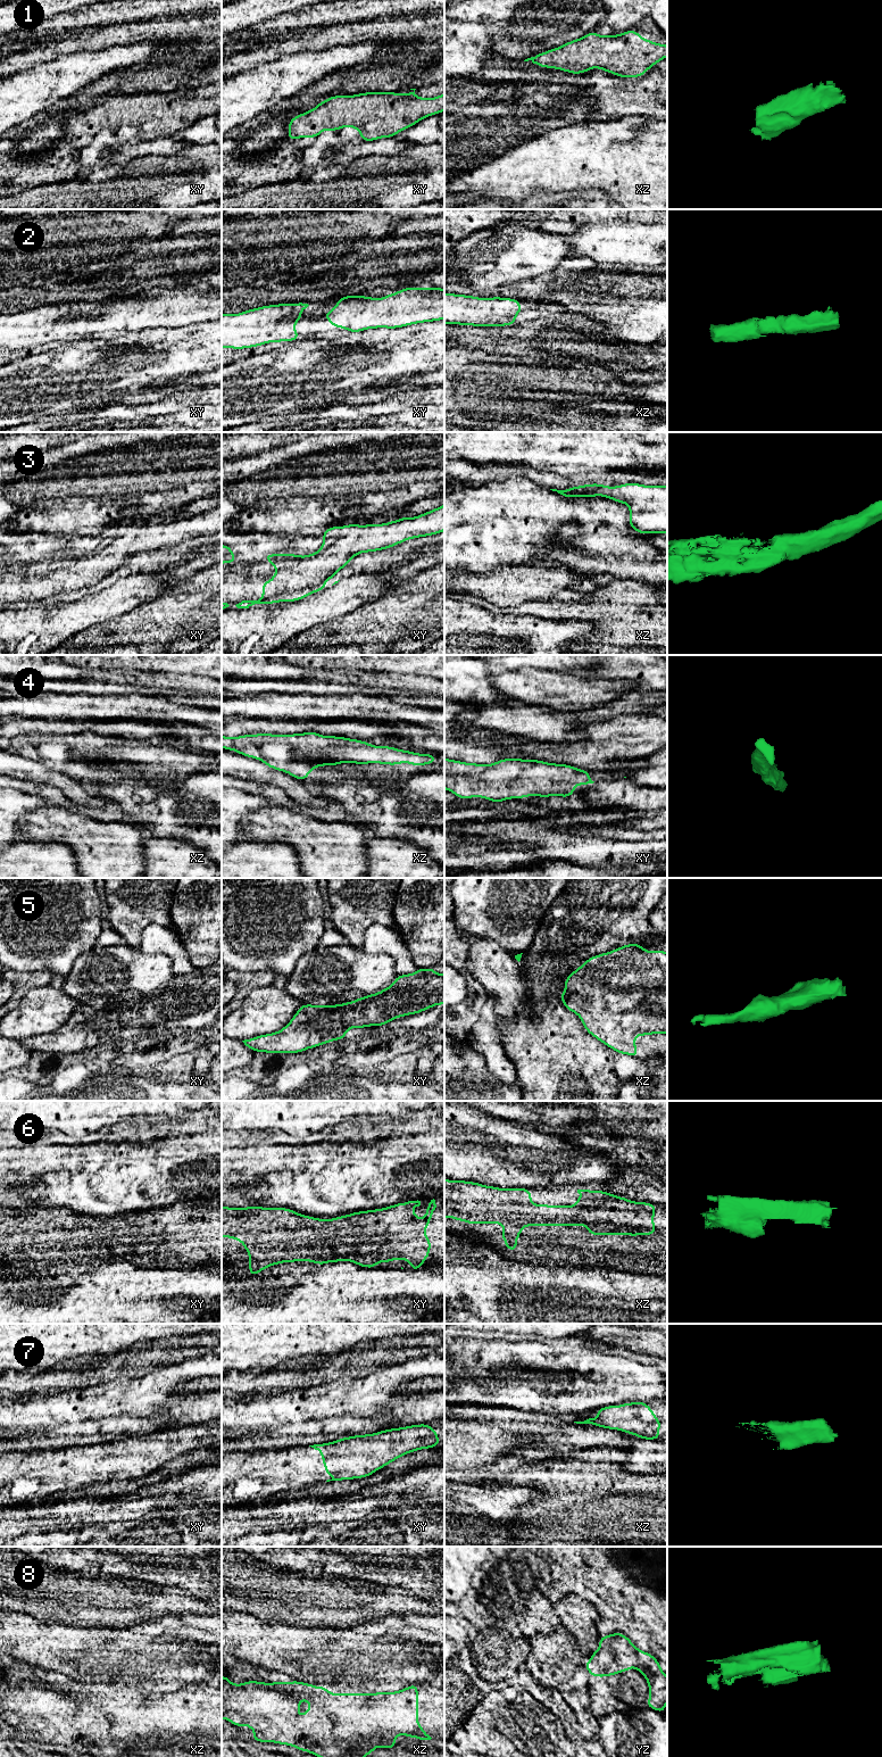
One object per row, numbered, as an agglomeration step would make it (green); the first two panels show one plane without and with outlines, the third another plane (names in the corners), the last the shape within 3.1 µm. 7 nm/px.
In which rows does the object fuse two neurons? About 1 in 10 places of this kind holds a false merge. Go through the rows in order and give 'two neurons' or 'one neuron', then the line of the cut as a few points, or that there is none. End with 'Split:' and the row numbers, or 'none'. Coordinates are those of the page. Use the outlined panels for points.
1: one neuron; no cut
2: one neuron; no cut
3: one neuron; no cut
4: one neuron; no cut
5: one neuron; no cut
6: one neuron; no cut
7: one neuron; no cut
8: one neuron; no cut
Split: none

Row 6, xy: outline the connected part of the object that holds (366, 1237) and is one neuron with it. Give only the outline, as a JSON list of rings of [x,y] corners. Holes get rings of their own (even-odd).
[[[435,1200],[426,1205],[424,1218],[416,1217],[414,1208],[419,1207],[421,1201],[408,1201],[397,1203],[383,1209],[357,1211],[332,1219],[321,1219],[300,1215],[288,1208],[264,1208],[250,1205],[247,1208],[222,1205],[222,1238],[228,1237],[240,1241],[249,1253],[249,1275],[256,1276],[258,1273],[273,1265],[283,1262],[298,1262],[306,1260],[316,1265],[328,1262],[351,1261],[360,1267],[377,1268],[377,1262],[392,1262],[394,1259],[408,1260],[411,1270],[422,1269],[431,1252],[431,1240],[425,1235],[425,1229],[433,1218],[436,1208]]]

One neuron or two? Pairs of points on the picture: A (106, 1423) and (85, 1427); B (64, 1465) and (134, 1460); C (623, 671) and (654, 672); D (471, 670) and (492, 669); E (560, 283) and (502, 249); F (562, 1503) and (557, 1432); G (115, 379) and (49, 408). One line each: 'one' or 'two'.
A: one
B: one
C: one
D: two
E: two
F: two
G: one

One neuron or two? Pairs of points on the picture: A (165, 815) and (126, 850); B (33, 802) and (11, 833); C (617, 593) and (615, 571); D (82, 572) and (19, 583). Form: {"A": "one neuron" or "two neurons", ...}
{"A": "two neurons", "B": "one neuron", "C": "two neurons", "D": "one neuron"}

